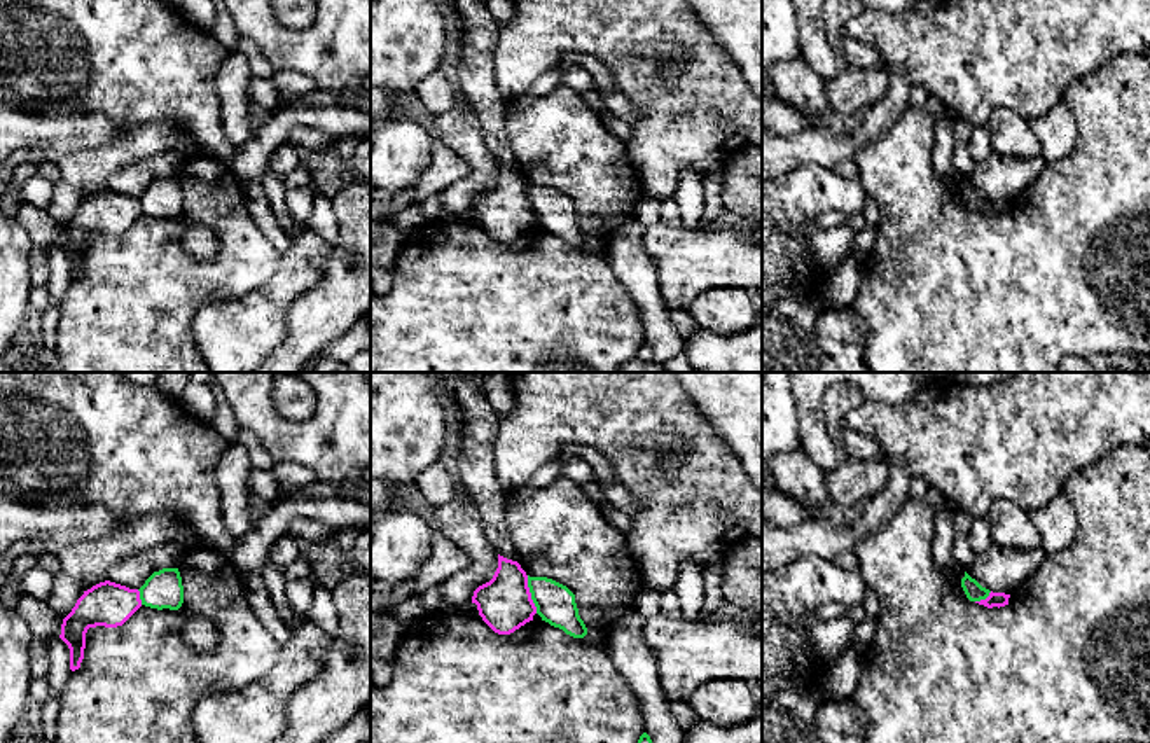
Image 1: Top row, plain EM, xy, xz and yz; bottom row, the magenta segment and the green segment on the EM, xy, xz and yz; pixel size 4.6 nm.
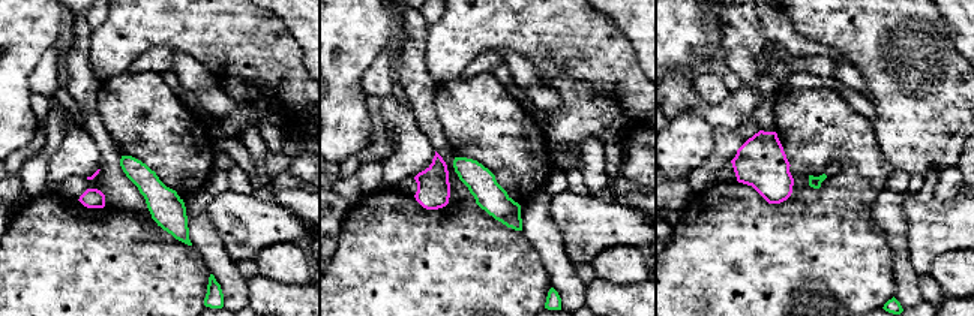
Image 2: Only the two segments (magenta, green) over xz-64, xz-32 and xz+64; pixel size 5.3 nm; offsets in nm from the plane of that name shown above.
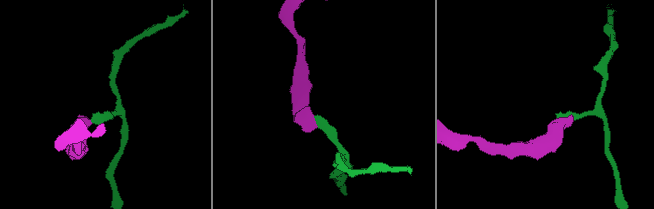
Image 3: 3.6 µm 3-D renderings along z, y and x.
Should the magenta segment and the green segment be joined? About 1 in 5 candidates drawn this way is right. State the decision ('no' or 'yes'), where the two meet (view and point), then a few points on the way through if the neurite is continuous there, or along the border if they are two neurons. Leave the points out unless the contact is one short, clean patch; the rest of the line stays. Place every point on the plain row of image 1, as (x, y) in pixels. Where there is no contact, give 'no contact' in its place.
no | xz (530, 203) | along xz (526, 184), (526, 194), (537, 221)

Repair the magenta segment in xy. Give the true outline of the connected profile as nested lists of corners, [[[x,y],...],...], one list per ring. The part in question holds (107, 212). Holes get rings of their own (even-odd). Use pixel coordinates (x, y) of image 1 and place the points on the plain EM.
[[[105,189],[77,208],[72,220],[63,227],[59,247],[70,257],[70,278],[80,276],[89,236],[122,234],[142,215],[140,199]]]

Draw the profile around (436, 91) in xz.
[[[442,61],[433,73],[416,86],[414,94],[432,115],[442,115],[456,107],[454,91],[453,68]]]

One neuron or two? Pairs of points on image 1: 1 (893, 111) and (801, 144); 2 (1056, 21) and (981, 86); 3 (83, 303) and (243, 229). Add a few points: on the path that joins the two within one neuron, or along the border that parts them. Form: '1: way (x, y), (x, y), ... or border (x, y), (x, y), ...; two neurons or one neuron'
1: way (871, 128), (850, 144), (824, 144); one neuron
2: way (1037, 35), (1000, 67); one neuron
3: way (126, 303), (145, 287), (198, 284), (212, 273); one neuron

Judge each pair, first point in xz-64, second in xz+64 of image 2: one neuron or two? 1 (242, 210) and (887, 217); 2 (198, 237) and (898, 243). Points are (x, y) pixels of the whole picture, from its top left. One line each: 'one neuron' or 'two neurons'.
1: two neurons
2: one neuron

